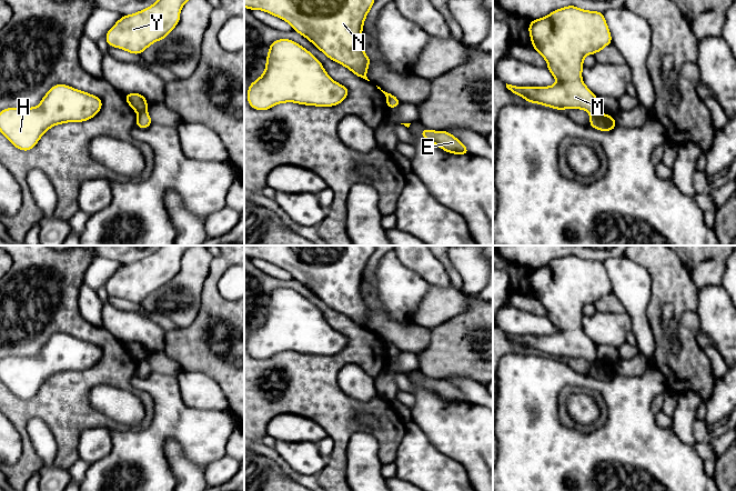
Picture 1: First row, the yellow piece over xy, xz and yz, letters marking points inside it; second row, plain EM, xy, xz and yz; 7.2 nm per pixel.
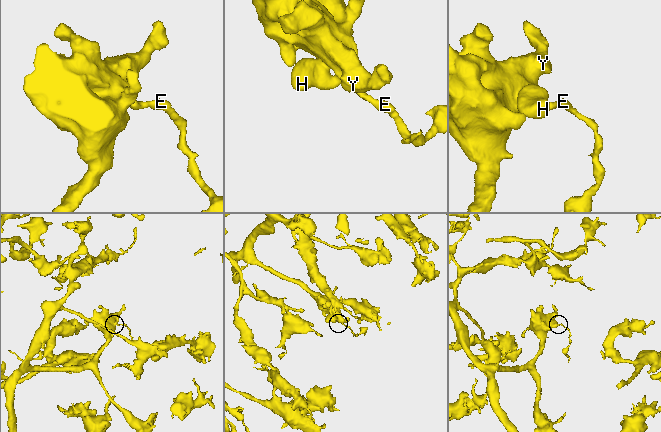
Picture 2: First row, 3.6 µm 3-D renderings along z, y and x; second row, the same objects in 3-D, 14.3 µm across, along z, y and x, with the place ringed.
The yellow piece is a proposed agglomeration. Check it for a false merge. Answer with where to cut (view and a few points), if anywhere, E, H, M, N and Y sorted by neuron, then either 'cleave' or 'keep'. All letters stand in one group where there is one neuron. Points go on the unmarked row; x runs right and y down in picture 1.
cut in xy along (145, 358), (138, 362); E / H M N Y; cleave

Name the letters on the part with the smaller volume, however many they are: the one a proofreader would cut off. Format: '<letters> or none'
E

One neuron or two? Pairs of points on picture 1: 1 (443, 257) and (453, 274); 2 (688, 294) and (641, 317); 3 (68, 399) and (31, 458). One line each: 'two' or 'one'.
1: one
2: two
3: one

